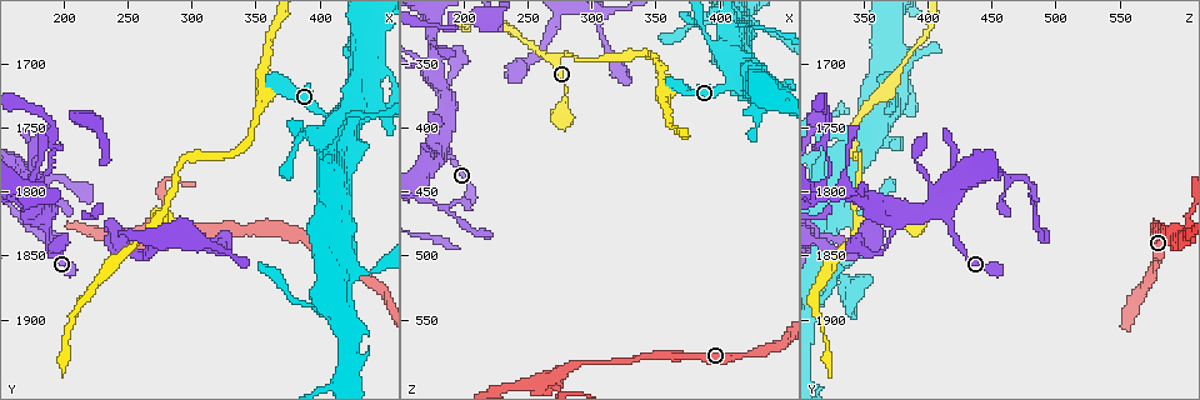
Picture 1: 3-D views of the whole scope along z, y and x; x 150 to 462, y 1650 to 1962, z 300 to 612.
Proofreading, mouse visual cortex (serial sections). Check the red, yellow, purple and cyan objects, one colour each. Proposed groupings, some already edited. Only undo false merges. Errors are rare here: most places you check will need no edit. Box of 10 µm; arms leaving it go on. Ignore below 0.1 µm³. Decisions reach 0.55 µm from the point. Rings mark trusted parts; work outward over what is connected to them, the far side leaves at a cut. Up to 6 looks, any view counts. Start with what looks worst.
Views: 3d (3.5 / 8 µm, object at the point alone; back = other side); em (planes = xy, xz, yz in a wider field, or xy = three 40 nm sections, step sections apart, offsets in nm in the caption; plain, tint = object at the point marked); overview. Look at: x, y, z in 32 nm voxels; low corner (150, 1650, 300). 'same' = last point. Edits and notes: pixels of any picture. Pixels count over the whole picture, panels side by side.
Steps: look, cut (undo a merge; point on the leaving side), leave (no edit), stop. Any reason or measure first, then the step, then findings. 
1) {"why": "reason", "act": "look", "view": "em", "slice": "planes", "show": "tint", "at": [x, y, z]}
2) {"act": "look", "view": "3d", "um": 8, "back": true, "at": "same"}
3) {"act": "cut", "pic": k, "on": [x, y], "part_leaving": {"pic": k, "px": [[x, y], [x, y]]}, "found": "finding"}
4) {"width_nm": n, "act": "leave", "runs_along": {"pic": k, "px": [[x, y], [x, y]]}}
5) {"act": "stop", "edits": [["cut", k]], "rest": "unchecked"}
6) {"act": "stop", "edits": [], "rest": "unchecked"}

{"act": "look", "view": "3d", "um": 3.5, "at": [416, 1752, 352]}

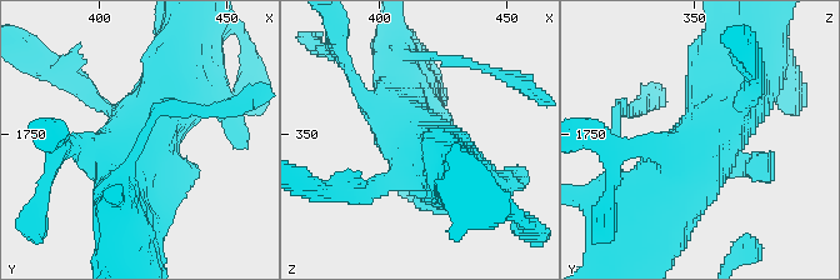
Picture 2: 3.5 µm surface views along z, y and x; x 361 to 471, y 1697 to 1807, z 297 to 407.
{"why": "shape alone is not enough", "act": "look", "view": "em", "slice": "planes", "show": "tint", "at": [414, 1752, 355]}

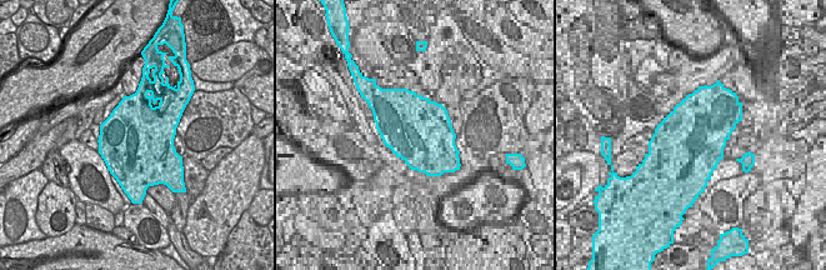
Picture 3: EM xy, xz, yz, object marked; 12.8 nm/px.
{"act": "leave", "runs_along": {"pic": 2, "px": [[741, 110], [693, 153], [648, 234]]}, "found": "all the same cell"}

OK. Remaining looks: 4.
{"why": "side arm on a straight run", "act": "look", "view": "3d", "um": 3.5, "at": [280, 1830, 588]}

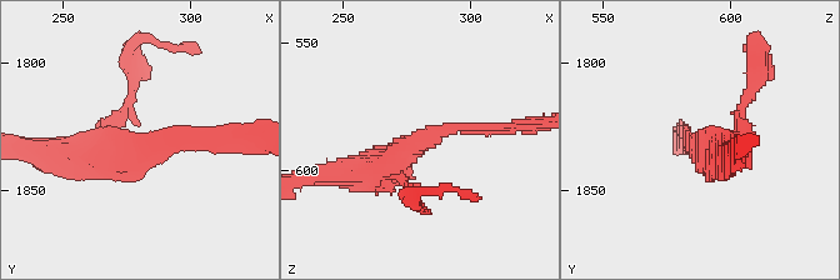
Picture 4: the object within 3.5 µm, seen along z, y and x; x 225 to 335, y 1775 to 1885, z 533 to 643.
{"arms": 3, "arm_widths_nm": [150, 200, 450], "act": "look", "view": "em", "slice": "xy", "step": 3, "show": "tint", "at": [282, 1832, 587]}

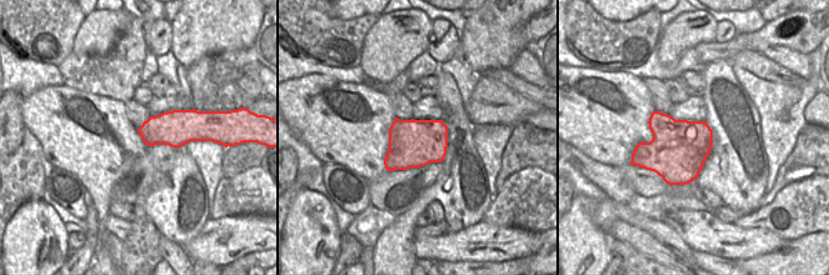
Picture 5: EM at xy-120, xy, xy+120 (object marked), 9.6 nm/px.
{"act": "leave", "found": "all the same cell"}

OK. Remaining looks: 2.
{"why": "calibre changes", "act": "look", "view": "3d", "um": 8, "at": [172, 1786, 456]}

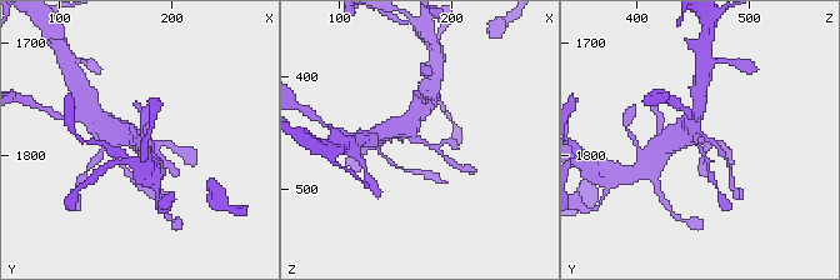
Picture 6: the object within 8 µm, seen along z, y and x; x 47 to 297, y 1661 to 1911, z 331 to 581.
{"act": "look", "view": "em", "slice": "xy", "step": 1, "show": "tint", "at": "same"}

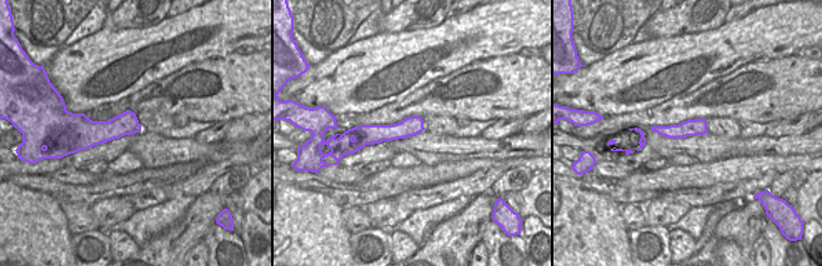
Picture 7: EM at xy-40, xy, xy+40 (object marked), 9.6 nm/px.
{"act": "leave", "found": "one cell here"}

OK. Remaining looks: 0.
{"act": "stop", "edits": [], "rest": "unchecked"}

